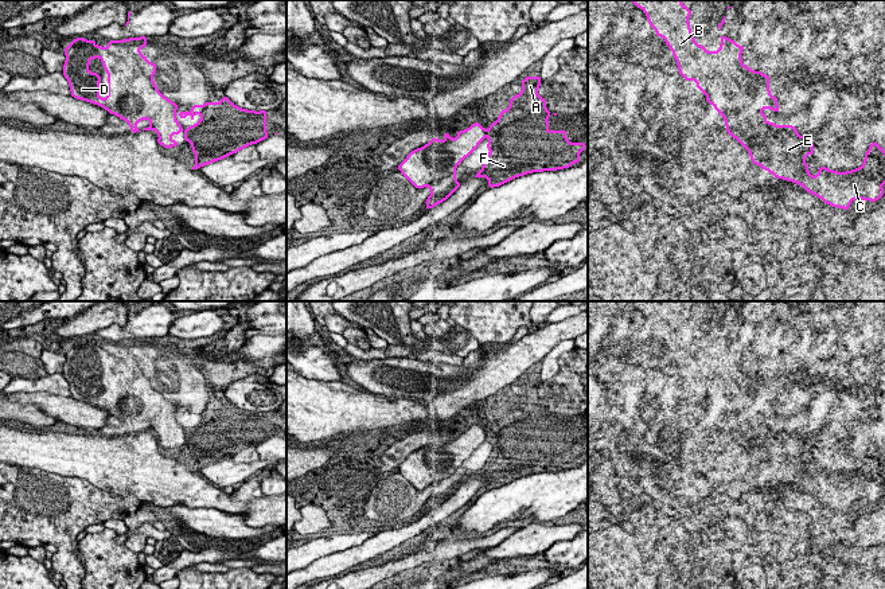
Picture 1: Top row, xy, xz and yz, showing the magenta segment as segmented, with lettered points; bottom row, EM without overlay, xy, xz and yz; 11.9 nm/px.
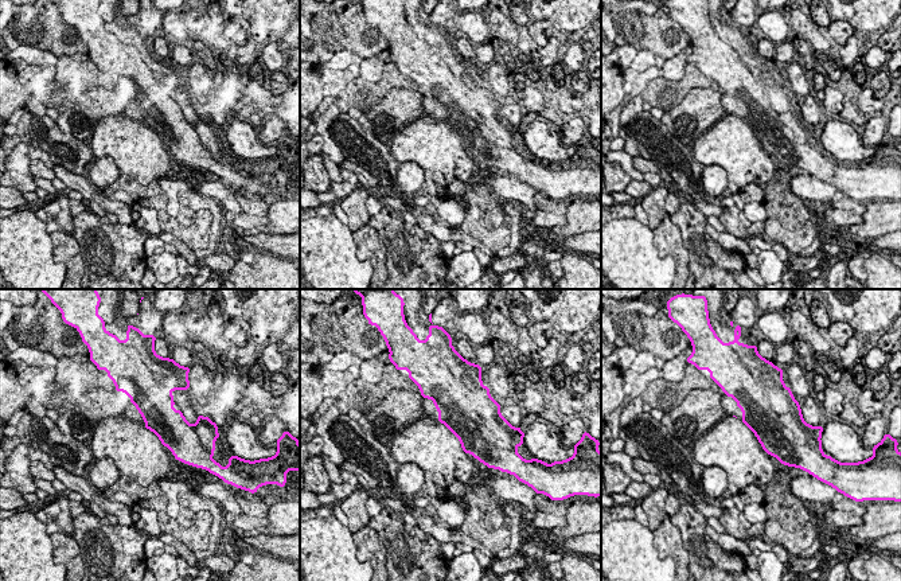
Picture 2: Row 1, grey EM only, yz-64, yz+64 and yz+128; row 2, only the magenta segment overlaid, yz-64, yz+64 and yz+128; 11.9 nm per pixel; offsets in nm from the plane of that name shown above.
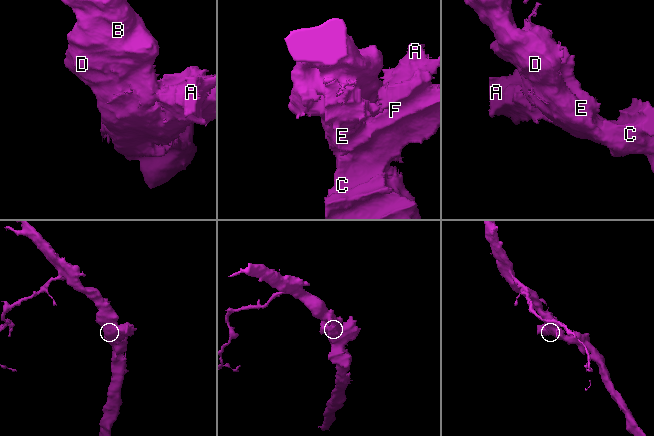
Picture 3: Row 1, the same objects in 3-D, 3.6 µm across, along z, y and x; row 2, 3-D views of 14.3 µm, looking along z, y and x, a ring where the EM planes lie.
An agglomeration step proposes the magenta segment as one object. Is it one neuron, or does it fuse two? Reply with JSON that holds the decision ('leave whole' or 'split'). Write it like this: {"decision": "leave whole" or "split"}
{"decision": "leave whole"}

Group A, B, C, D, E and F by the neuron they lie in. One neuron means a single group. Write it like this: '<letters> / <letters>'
A B C D E F

